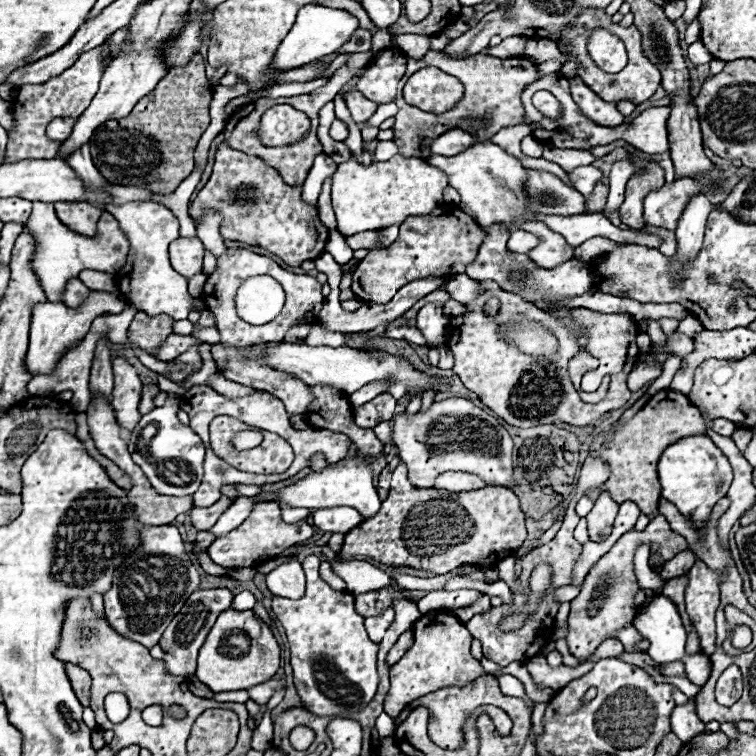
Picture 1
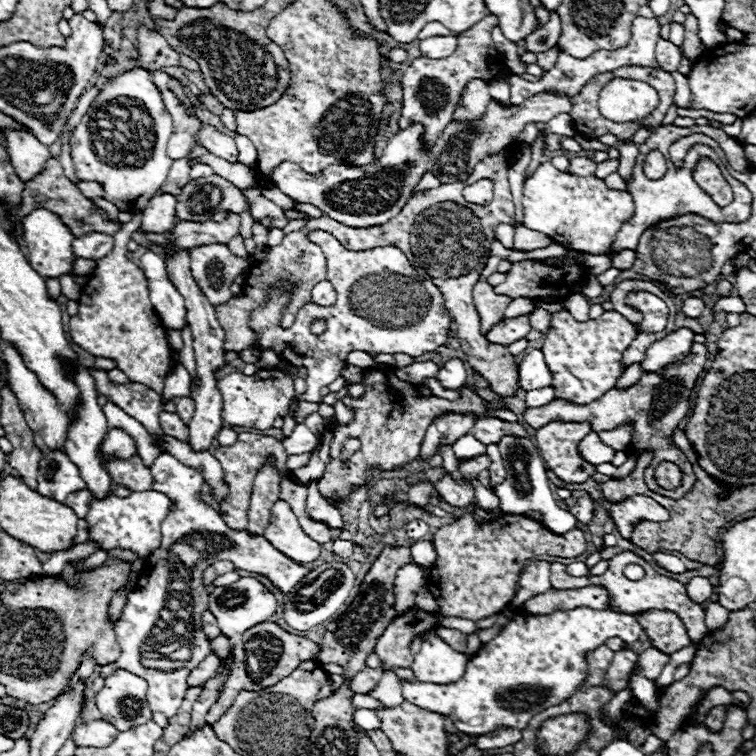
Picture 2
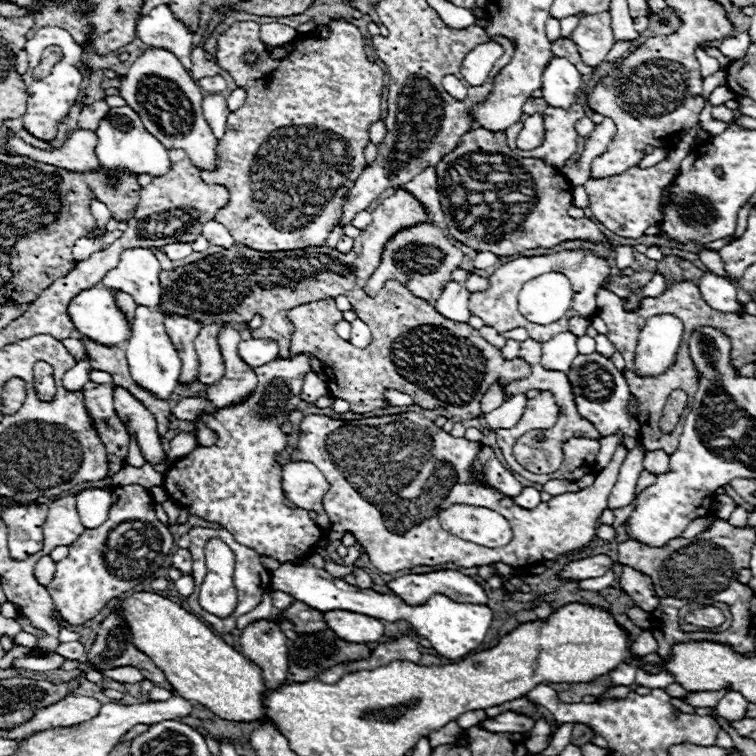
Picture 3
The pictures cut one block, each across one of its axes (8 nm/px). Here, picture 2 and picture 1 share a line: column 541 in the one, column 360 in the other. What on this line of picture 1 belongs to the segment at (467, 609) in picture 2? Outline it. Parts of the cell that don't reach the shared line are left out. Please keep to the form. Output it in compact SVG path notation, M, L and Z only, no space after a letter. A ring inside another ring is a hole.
M400 464L392 472L392 486L380 510L344 536L344 544L338 556L340 560L350 560L362 554L386 566L478 564L482 568L494 568L504 556L512 556L522 546L524 538L524 512L520 510L520 500L512 490L500 486L486 486L482 490L452 494L436 488L416 488L408 480L406 466ZM408 550L446 552L432 556L414 556ZM502 552L504 556L500 556ZM488 558L492 562L488 562Z

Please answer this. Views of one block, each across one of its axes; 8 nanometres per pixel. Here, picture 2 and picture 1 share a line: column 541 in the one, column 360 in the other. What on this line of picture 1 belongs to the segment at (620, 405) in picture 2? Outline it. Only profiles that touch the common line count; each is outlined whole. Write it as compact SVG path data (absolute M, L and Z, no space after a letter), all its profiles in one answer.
M380 394L372 402L366 402L354 410L354 422L364 428L374 428L378 422L392 420L394 408L396 400L390 394Z

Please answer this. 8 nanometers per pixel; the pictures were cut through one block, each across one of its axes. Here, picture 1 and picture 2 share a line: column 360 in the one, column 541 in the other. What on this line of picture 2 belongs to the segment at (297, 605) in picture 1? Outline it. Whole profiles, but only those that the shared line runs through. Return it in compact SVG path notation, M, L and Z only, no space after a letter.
M574 608L558 610L548 616L518 612L500 638L482 644L480 652L468 660L466 674L452 684L408 682L402 680L404 700L430 712L450 716L458 732L482 736L496 726L512 726L522 730L532 714L566 700L586 678L584 654L606 644L608 638L620 636L626 644L638 642L642 626L634 616L610 610Z

